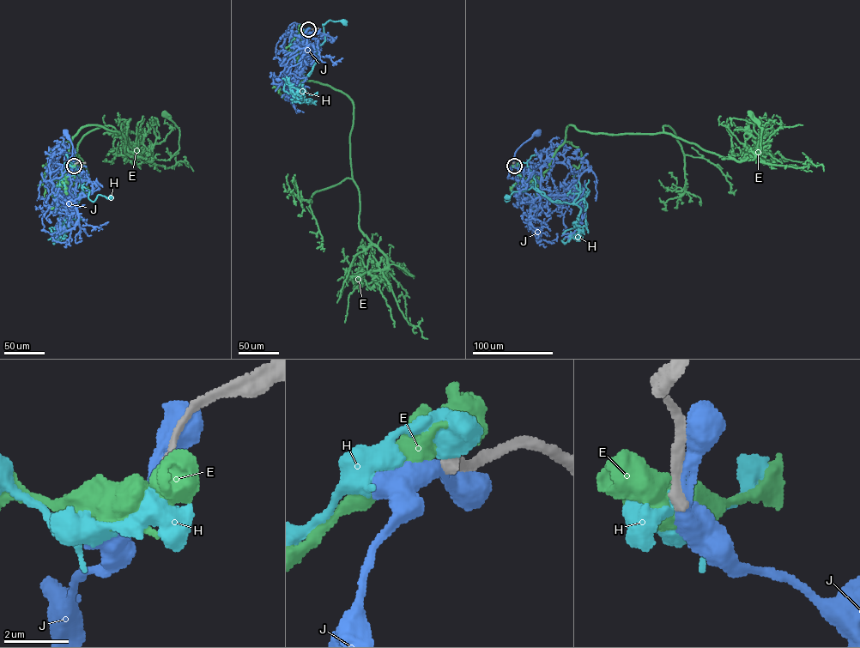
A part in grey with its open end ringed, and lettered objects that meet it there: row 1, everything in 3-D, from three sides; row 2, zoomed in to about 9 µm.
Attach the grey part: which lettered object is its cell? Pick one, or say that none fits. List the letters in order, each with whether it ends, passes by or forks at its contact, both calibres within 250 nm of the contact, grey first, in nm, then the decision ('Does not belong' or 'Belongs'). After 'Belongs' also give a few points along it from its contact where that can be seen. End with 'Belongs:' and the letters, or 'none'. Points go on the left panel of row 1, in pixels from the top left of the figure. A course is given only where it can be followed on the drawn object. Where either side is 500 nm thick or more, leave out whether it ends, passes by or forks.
E: Thickness 440 nm (grey) against 850 nm. Does not belong
H: It ends there. Thickness 400 nm (grey) against 360 nm. Does not belong
J: It passes by. Thickness 440 nm (grey) against 360 nm. Does not belong
Belongs: none

